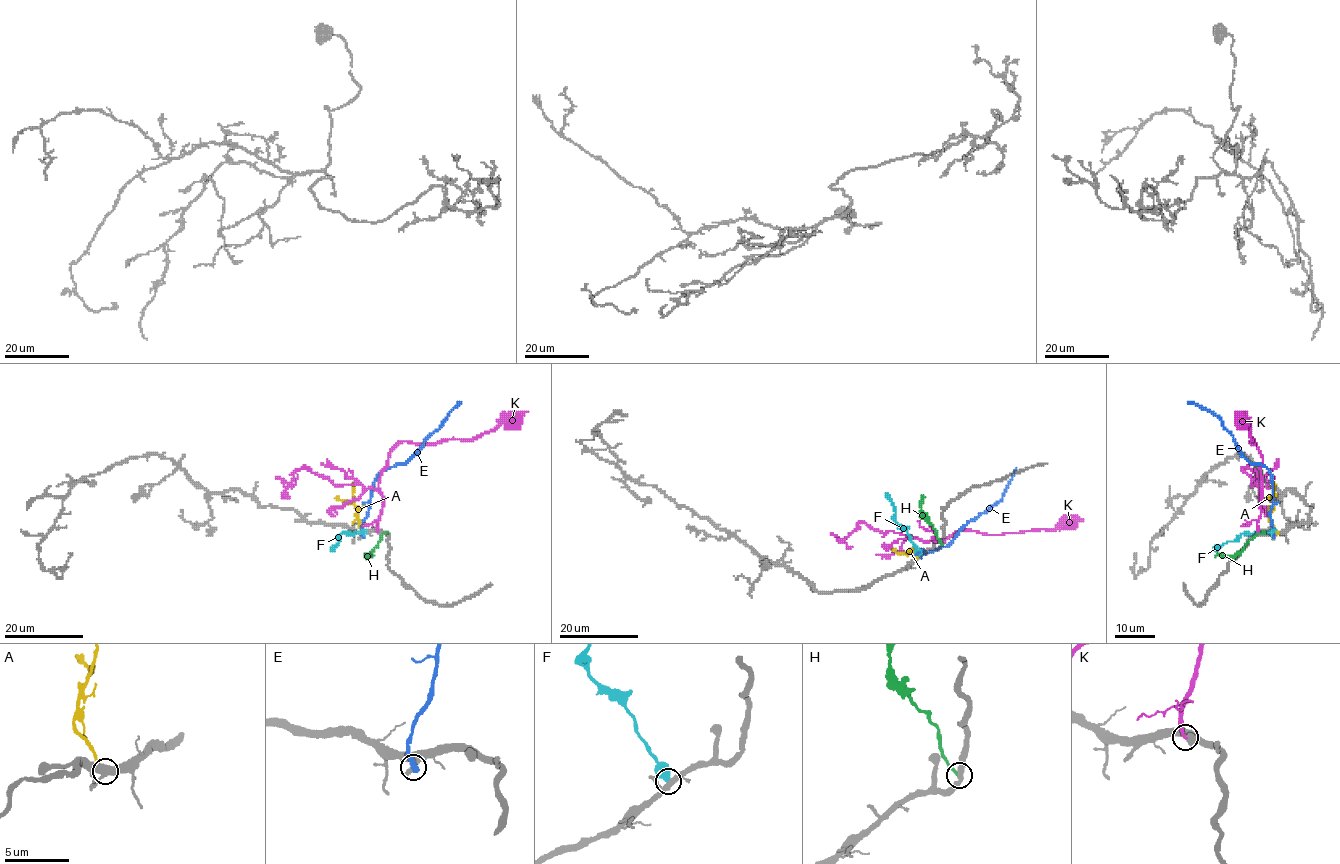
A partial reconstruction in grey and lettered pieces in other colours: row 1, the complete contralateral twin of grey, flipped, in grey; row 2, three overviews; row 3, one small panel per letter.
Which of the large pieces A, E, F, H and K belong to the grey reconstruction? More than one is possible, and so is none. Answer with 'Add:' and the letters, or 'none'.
Add: K

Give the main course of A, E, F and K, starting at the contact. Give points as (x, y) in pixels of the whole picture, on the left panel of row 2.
A: (362, 533), (357, 508), (334, 497)
E: (362, 536), (362, 521), (366, 514), (372, 483), (386, 469), (404, 463), (461, 401)
F: (364, 531), (342, 534), (340, 542), (332, 550)
K: (377, 531), (376, 520), (382, 505), (379, 474), (389, 452), (398, 443), (473, 439), (527, 411)

